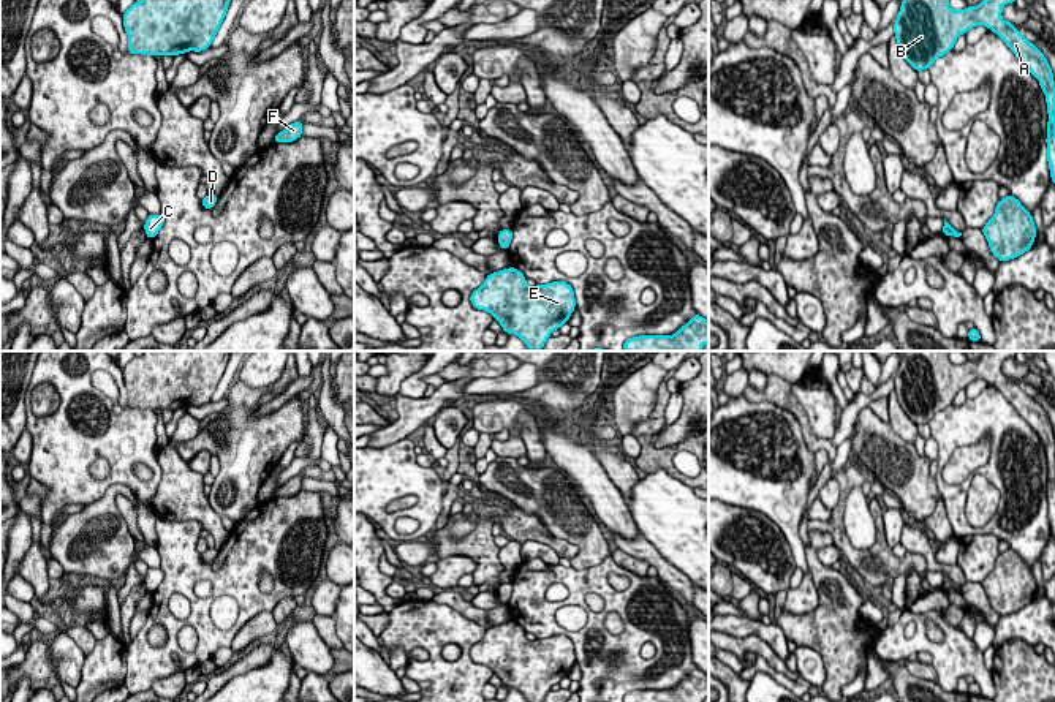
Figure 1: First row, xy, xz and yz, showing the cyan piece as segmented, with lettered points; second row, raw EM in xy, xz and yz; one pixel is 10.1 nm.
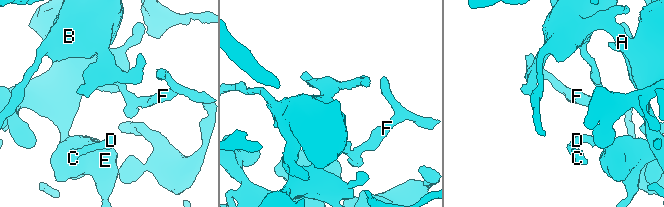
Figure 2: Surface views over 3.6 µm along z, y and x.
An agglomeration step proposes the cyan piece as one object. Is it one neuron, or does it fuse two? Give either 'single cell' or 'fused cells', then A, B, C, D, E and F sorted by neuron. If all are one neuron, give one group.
single cell; A B C D E F

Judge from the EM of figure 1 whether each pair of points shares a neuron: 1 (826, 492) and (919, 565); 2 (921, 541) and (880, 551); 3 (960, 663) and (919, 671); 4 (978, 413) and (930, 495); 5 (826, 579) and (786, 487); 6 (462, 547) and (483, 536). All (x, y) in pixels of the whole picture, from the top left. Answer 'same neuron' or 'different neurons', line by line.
1: different neurons
2: different neurons
3: different neurons
4: different neurons
5: different neurons
6: same neuron

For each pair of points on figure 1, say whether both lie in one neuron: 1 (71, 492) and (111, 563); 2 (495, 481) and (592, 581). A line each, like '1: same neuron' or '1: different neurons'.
1: different neurons
2: different neurons

